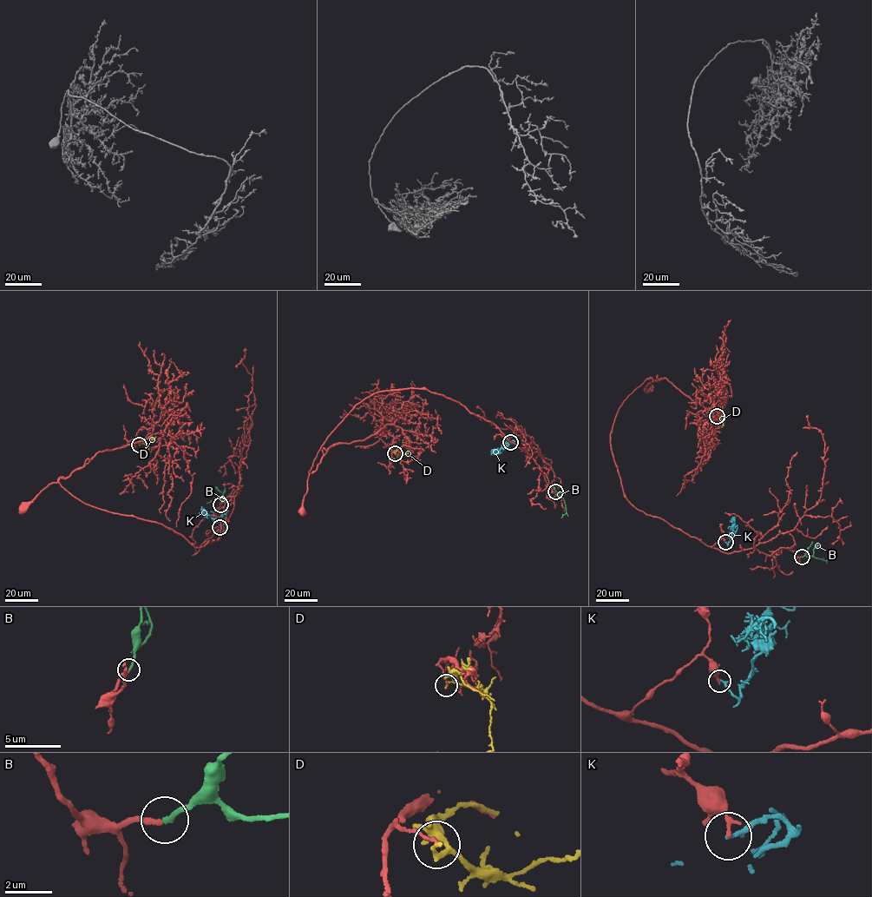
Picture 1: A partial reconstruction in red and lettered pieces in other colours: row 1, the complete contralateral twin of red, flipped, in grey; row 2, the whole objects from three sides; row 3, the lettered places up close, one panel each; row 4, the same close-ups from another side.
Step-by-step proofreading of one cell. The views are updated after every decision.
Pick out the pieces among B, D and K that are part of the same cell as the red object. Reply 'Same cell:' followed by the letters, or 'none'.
Same cell: B

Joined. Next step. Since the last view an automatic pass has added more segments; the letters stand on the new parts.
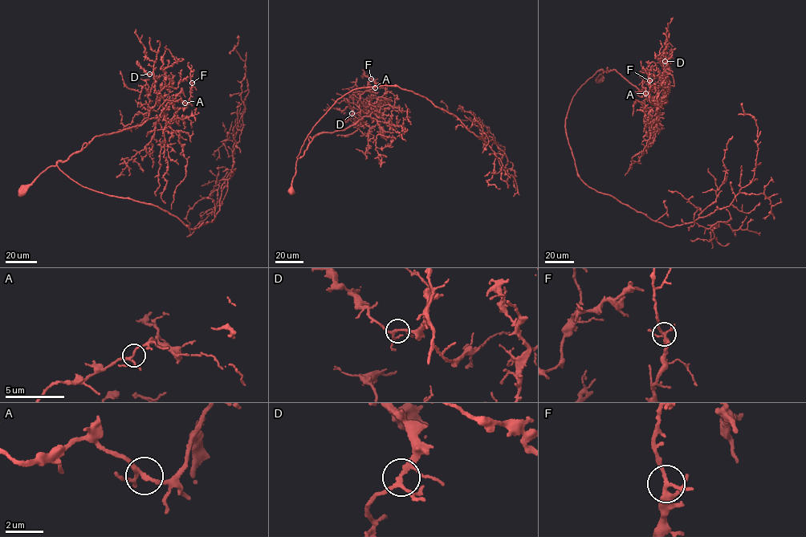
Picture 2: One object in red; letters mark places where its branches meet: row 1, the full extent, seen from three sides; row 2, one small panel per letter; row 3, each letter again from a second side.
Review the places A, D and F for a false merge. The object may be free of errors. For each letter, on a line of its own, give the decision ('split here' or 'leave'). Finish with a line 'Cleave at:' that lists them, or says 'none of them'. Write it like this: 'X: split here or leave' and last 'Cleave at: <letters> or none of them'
A: leave
D: leave
F: leave
Cleave at: none of them

